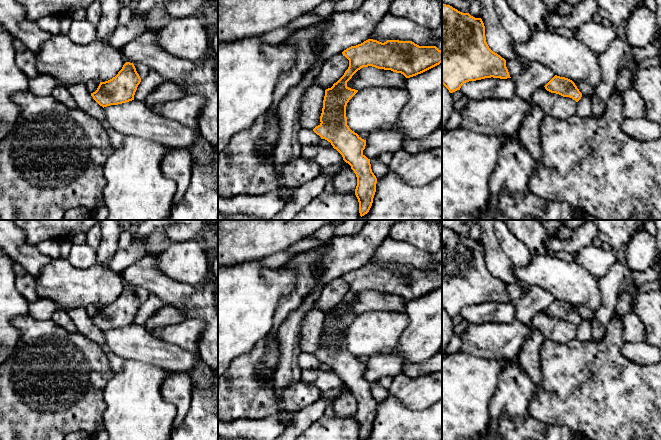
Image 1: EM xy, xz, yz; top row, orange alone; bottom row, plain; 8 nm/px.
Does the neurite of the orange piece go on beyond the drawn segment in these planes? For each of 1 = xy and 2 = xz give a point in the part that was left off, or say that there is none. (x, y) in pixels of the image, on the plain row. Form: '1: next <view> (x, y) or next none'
1: next none
2: next none

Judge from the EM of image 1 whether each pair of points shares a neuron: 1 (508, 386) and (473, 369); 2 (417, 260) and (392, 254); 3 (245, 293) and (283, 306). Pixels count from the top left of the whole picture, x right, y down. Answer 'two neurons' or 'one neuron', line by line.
1: two neurons
2: one neuron
3: two neurons

